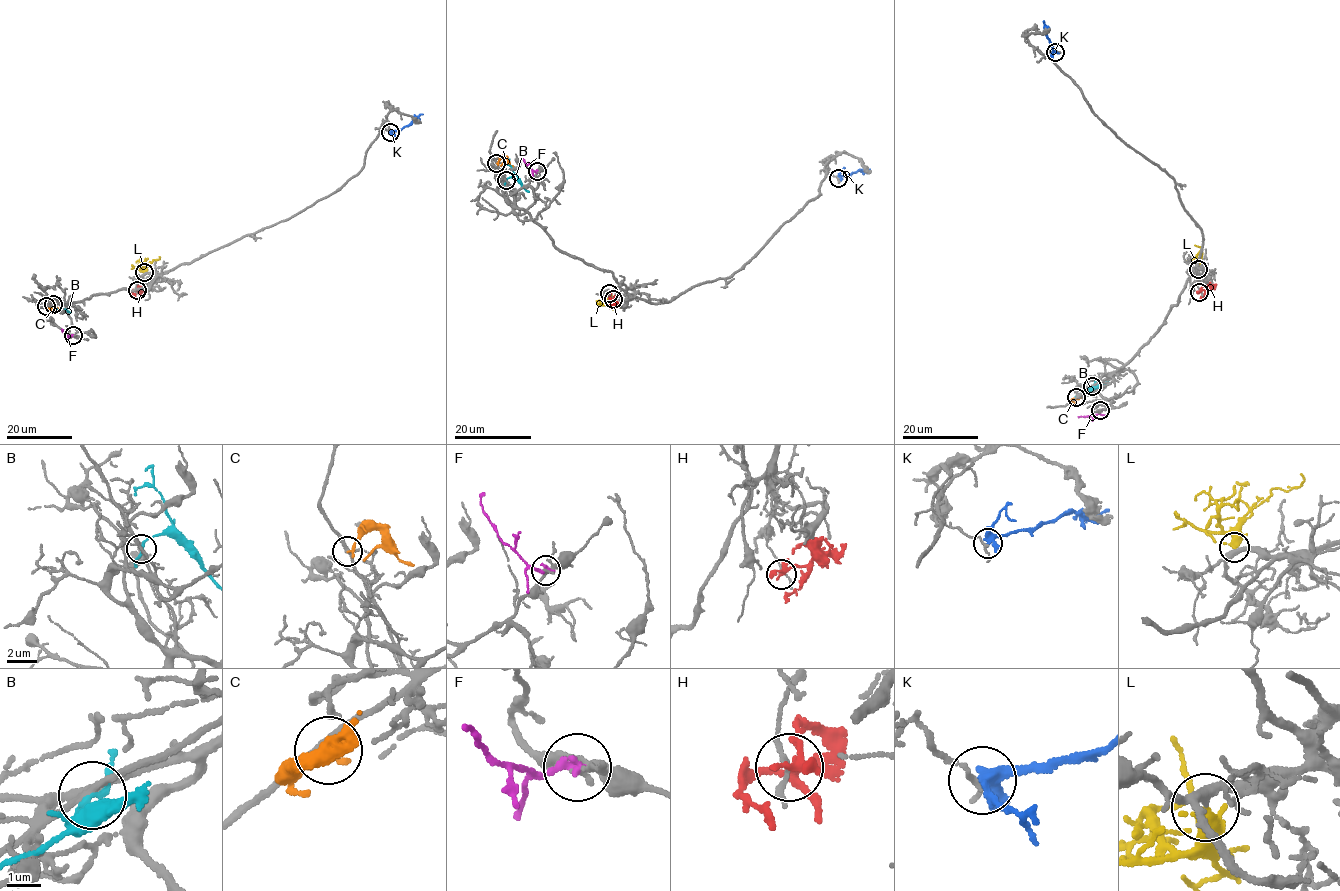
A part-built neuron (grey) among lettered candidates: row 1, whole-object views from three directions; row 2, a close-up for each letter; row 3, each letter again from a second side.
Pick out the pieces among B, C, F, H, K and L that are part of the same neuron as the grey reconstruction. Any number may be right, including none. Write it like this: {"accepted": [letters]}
{"accepted": ["L"]}

